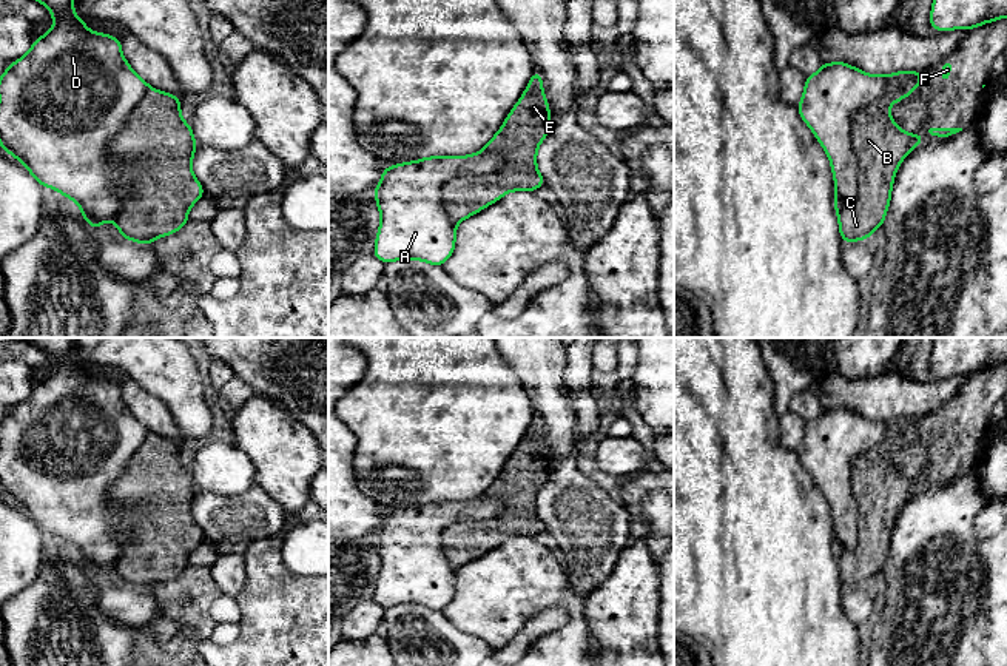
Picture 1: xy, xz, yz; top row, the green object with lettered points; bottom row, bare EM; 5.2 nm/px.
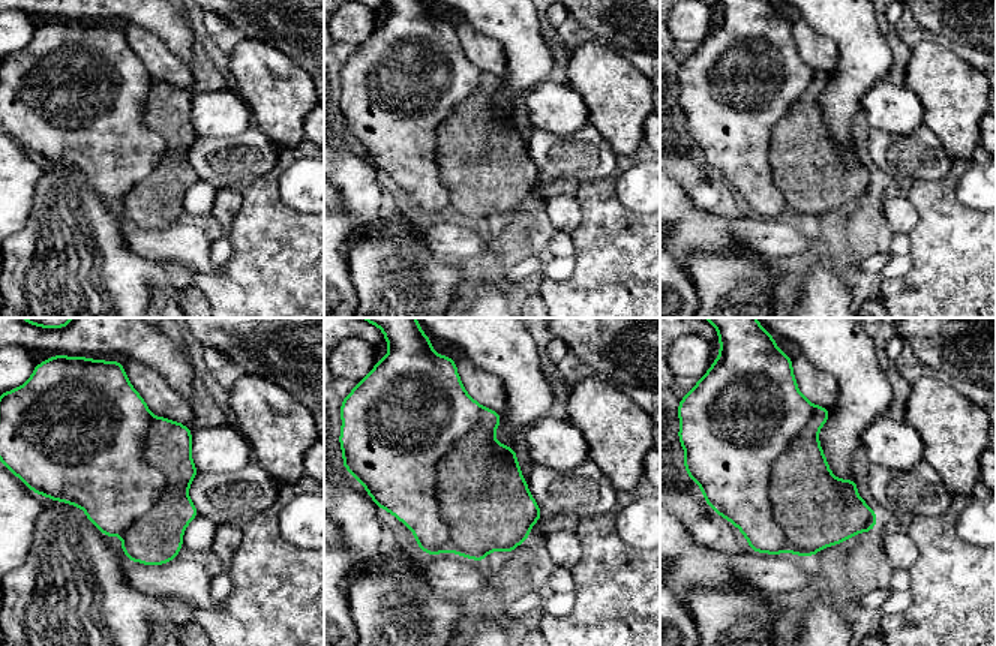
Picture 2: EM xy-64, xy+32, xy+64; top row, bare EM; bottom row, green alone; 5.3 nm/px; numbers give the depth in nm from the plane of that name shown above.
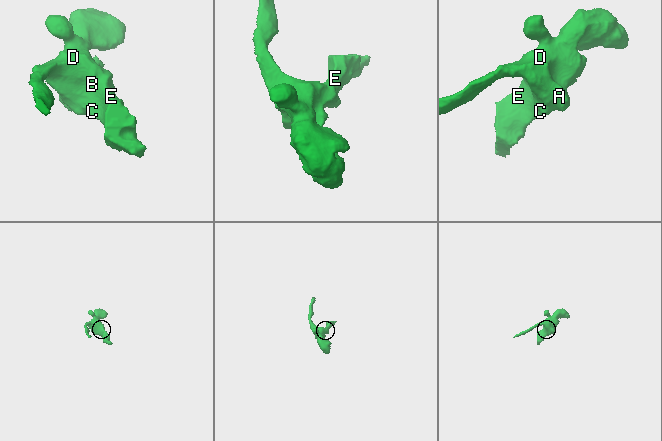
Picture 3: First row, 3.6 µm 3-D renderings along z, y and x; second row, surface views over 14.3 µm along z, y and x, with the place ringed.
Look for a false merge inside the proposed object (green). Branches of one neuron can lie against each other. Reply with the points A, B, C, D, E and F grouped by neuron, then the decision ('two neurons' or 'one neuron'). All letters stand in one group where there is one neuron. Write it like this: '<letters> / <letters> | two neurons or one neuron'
A D / B C E F | two neurons

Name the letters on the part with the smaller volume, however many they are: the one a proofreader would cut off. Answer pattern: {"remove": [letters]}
{"remove": ["B", "C", "E", "F"]}

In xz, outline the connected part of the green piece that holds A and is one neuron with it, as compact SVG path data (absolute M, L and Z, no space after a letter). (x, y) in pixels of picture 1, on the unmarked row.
M481 495L461 503L424 503L382 515L381 527L373 535L381 558L373 601L384 609L413 604L433 612L443 610L453 600L456 584L456 569L447 561L441 547L444 529L463 521L487 521L498 516L501 510L500 500Z

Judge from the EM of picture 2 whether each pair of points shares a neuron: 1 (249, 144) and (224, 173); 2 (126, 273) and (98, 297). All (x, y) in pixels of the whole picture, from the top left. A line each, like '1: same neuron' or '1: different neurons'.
1: same neuron
2: same neuron

